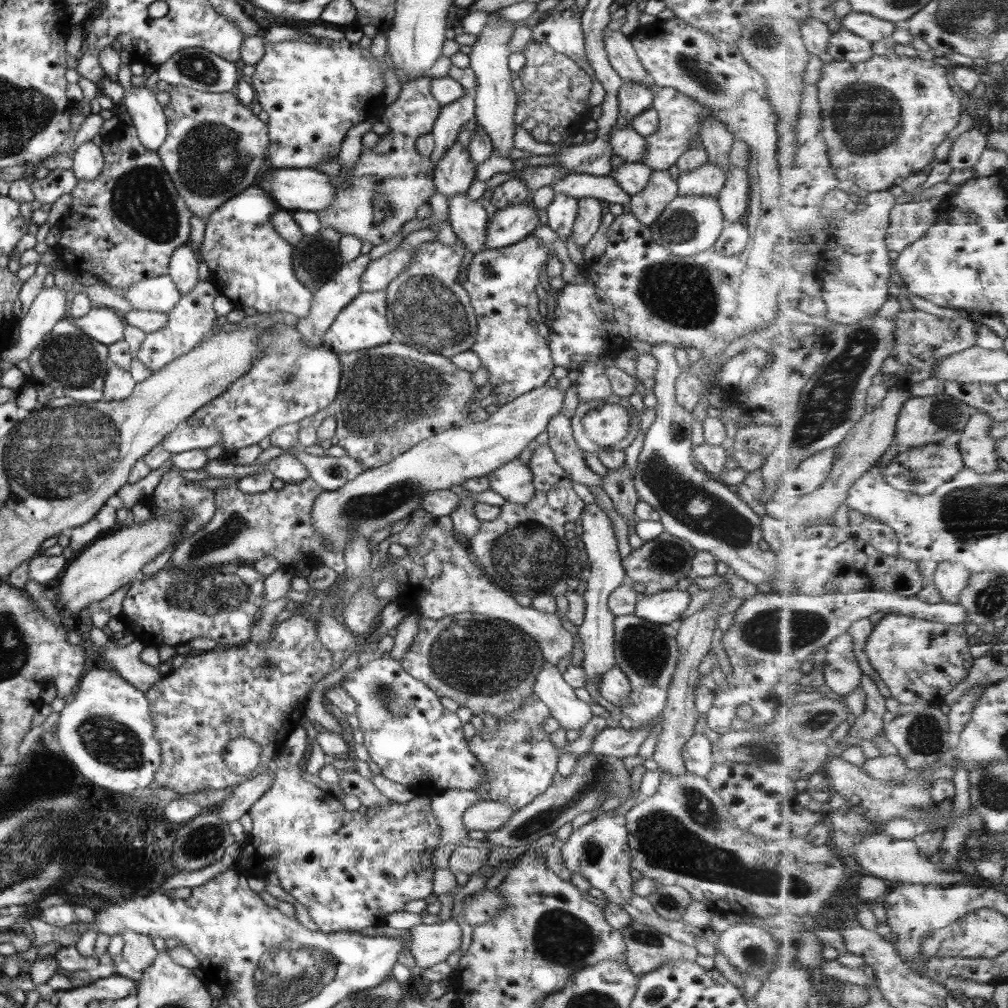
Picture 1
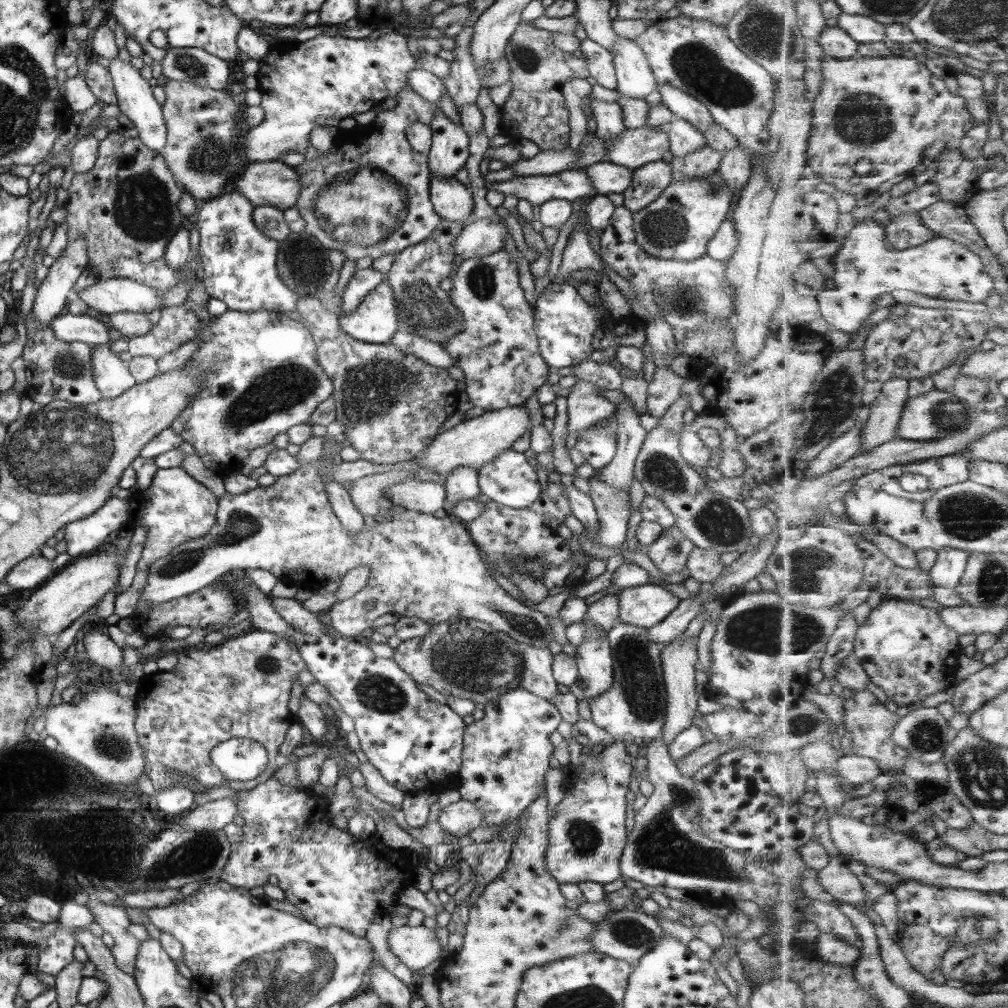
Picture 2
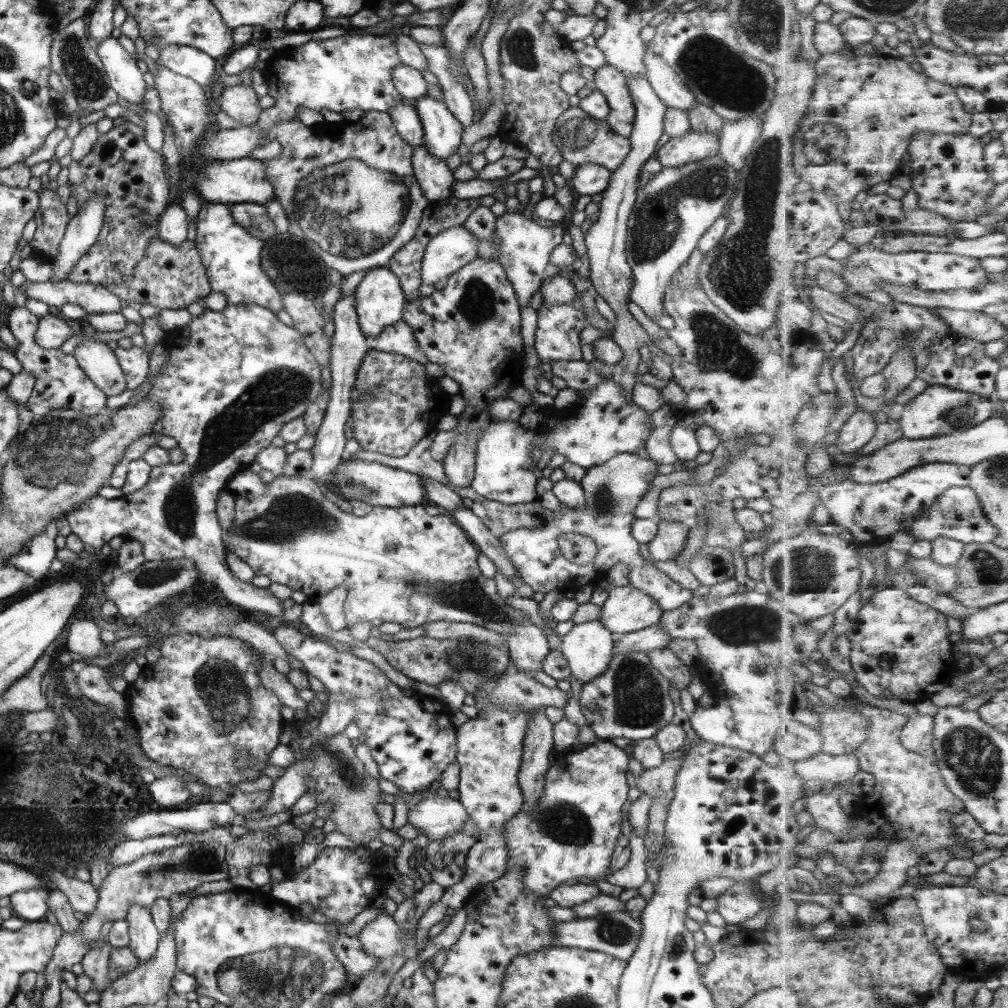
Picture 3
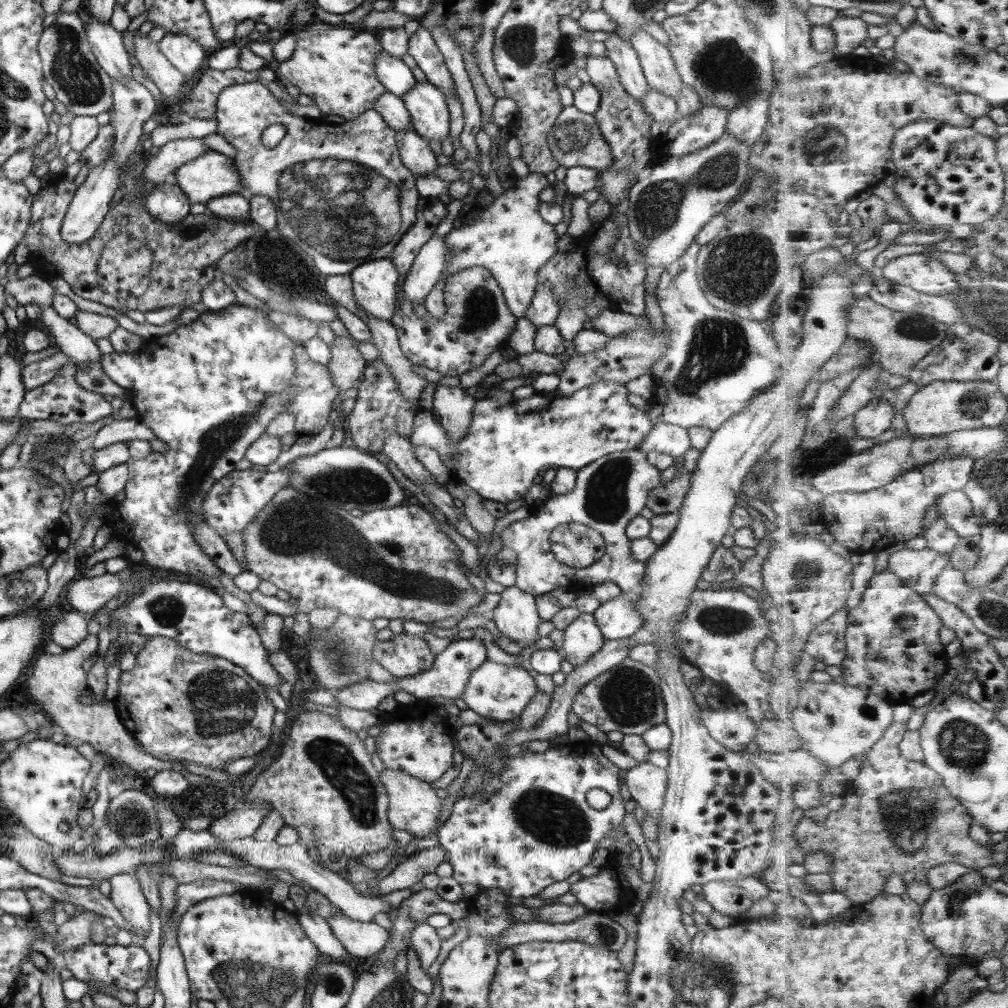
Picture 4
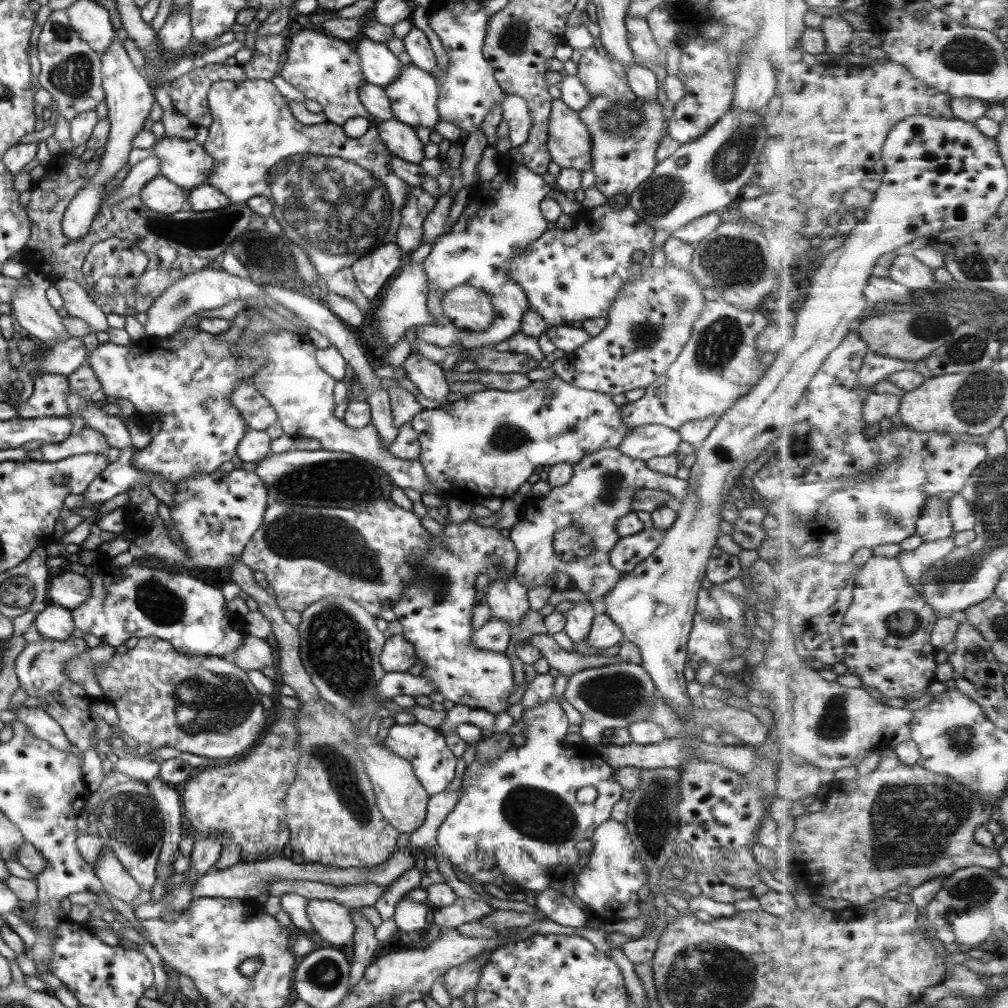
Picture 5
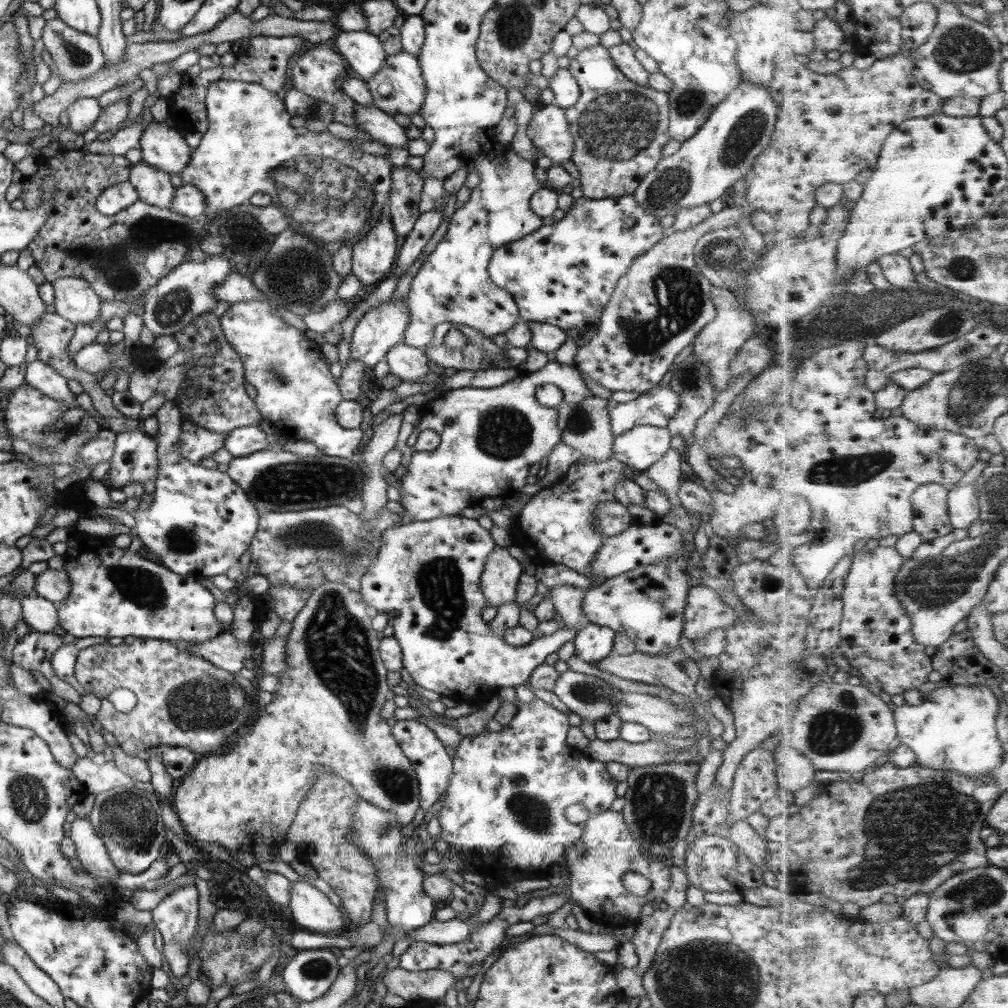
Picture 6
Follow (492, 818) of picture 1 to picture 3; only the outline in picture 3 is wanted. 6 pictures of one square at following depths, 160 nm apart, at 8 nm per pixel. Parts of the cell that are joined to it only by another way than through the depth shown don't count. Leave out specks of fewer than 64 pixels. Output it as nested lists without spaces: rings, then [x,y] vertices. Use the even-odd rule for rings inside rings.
[[[436,793],[423,796],[413,808],[407,810],[407,823],[415,828],[417,833],[422,834],[431,842],[437,842],[442,838],[452,836],[459,833],[459,828],[465,824],[467,820],[465,808],[457,801],[449,798],[440,798]]]

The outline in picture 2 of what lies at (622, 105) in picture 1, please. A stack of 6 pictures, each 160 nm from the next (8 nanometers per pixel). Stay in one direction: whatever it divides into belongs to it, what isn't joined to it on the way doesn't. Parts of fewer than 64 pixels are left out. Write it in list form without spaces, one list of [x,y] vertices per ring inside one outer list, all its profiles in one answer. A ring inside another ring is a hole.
[[[615,37],[610,48],[616,79],[616,92],[627,98],[645,99],[656,90],[645,54],[632,39]]]

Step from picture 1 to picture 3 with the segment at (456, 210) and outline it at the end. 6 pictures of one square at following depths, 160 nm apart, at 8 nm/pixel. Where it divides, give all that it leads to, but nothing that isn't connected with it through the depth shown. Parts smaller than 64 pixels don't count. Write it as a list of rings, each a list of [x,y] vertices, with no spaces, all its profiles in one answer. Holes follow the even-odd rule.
[[[423,146],[413,147],[410,165],[421,192],[429,203],[451,197],[450,184],[455,179],[445,165],[445,160],[431,156]]]

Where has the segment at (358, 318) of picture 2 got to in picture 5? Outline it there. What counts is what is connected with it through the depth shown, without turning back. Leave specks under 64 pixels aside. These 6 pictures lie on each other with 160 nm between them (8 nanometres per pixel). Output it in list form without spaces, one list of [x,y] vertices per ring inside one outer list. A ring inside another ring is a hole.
[[[393,242],[381,243],[350,266],[357,289],[368,301],[373,301],[393,272],[404,264],[402,250]]]

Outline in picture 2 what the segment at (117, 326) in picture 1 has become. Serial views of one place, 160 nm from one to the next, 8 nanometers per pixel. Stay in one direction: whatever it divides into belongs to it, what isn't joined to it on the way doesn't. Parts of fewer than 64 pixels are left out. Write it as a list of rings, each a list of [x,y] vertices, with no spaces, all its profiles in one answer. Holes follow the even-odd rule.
[[[63,312],[51,320],[48,328],[51,329],[53,337],[63,343],[79,342],[93,348],[110,341],[103,323],[89,314],[71,315]]]

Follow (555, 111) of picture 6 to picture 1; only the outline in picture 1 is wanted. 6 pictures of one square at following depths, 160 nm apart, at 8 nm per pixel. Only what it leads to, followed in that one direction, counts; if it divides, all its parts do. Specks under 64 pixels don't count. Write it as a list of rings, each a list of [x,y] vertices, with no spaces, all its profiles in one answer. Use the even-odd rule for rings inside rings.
[[[669,86],[657,87],[652,93],[652,107],[656,110],[658,125],[654,133],[644,138],[646,147],[640,163],[651,170],[666,170],[677,160],[681,151],[685,150],[689,143],[701,143],[698,138],[700,120],[714,116],[708,112],[708,108],[701,106],[694,98],[689,98]]]

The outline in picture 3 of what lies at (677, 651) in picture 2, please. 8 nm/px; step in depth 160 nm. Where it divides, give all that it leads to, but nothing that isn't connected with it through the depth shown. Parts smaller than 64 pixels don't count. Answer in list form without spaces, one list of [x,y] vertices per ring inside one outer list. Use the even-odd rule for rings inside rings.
[[[656,648],[646,652],[646,655],[649,664],[669,681],[670,686],[675,686],[678,691],[687,688],[691,680],[687,666],[683,665],[669,649]]]

